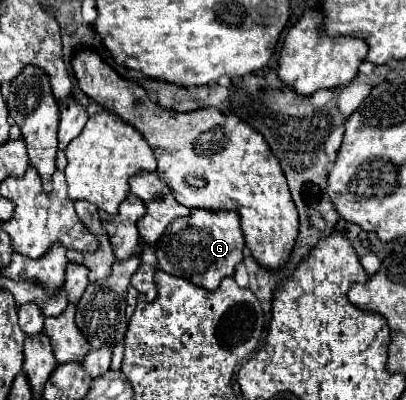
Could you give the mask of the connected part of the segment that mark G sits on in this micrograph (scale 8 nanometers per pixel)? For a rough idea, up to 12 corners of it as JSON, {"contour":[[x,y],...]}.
{"contour":[[190,210],[156,244],[158,268],[218,290],[242,262],[236,212]]}

